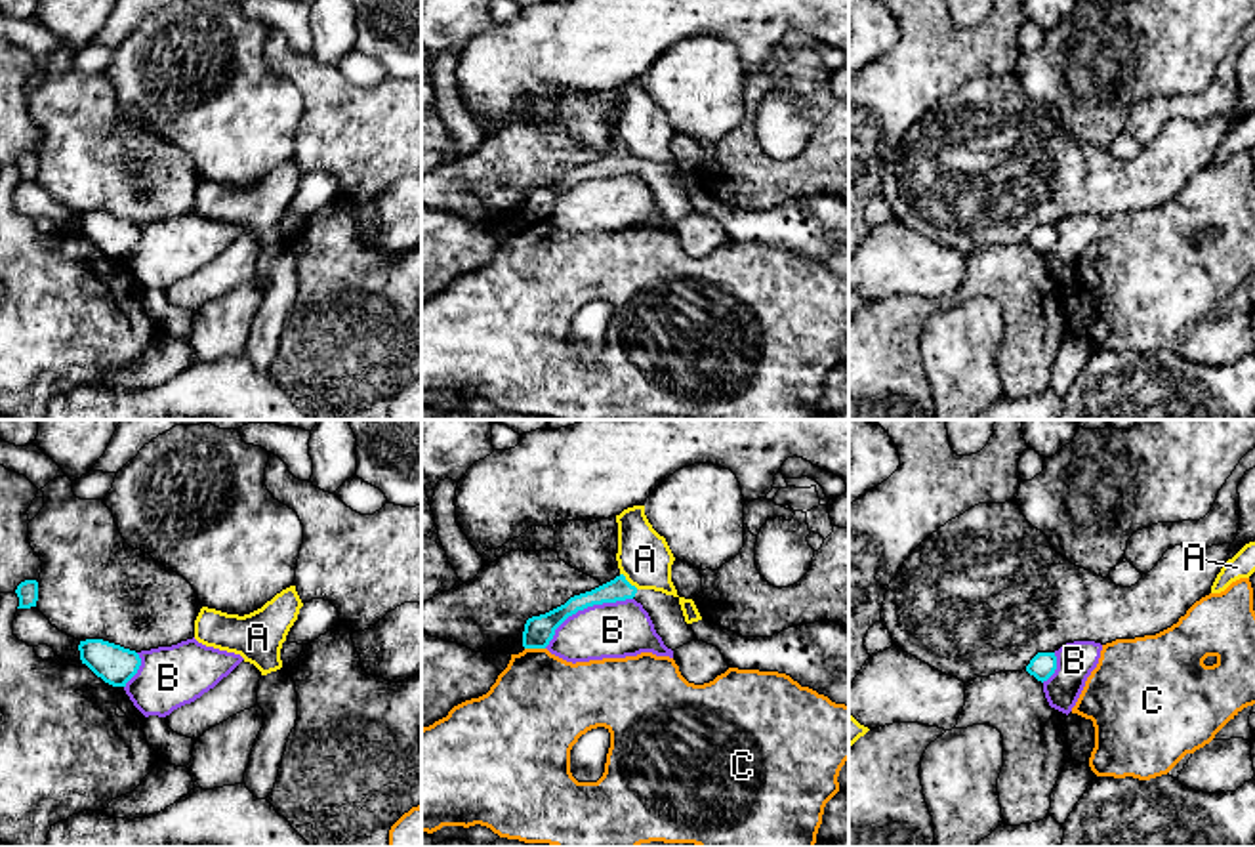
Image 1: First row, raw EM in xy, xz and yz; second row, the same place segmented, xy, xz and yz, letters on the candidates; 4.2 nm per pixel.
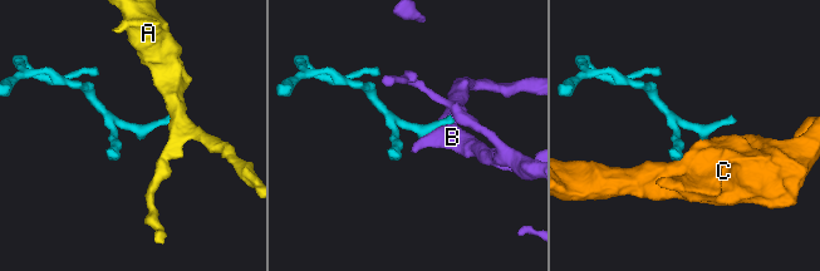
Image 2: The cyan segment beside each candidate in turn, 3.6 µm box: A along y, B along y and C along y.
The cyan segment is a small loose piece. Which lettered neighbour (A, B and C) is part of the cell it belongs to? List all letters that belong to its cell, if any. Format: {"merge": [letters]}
{"merge": []}

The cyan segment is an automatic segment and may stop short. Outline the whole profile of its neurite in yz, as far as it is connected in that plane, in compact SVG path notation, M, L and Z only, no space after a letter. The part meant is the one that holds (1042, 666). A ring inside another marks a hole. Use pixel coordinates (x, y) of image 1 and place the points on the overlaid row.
M1038 652L1026 666L1026 671L1041 683L1047 681L1055 673L1055 670L1057 670L1055 652Z

